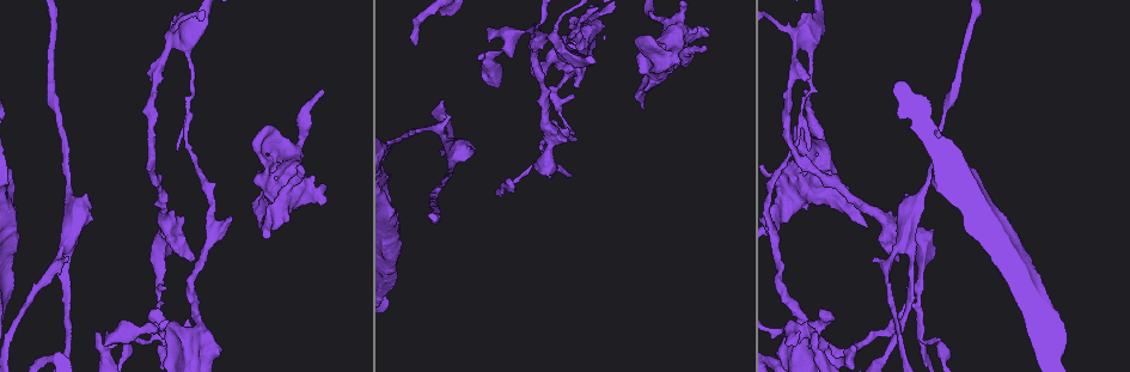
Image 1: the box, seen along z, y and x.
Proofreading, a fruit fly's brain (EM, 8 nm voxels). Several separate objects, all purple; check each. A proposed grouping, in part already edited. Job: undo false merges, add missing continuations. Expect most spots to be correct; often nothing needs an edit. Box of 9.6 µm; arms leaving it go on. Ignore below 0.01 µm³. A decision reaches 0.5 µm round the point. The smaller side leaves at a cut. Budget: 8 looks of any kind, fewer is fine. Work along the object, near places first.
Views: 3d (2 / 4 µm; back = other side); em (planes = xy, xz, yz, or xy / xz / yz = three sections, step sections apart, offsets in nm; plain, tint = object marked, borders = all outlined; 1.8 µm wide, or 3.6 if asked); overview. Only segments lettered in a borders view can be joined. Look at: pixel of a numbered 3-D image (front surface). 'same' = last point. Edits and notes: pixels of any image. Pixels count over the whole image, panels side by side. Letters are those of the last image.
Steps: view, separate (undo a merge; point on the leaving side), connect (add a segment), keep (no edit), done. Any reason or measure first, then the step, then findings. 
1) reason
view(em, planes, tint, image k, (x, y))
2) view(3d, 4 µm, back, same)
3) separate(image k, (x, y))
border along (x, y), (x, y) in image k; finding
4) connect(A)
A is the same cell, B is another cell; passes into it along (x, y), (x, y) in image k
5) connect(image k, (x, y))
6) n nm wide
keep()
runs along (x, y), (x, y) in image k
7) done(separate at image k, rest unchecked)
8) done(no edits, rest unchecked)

free end
view(3d, 2 µm, image 1, (706, 46))

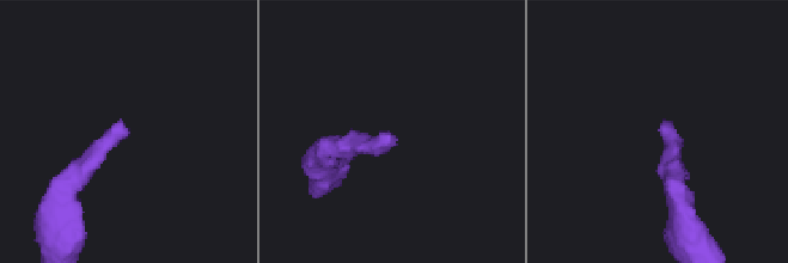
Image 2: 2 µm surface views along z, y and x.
view(em, planes, plain, image 2, (122, 121))

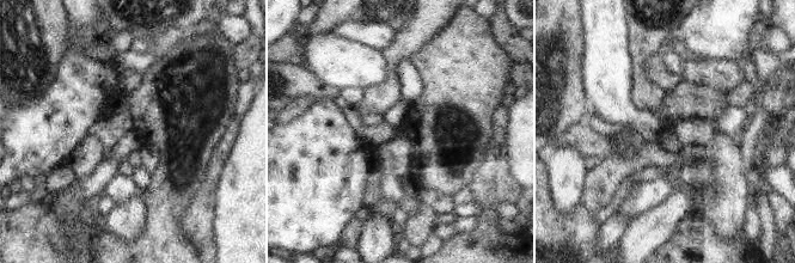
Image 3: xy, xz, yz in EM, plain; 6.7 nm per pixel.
see the neighbours
view(em, planes, borders, same)

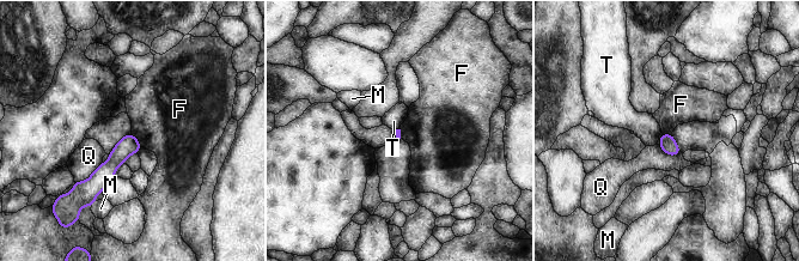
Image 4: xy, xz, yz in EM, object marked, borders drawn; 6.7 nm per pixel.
keep()
F, M, Q and T are other cells; border along (671, 133), (664, 133), (658, 144) in image 4; no lettered segment goes on from it

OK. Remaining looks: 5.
view(3d, 4 µm, image 1, (809, 51))

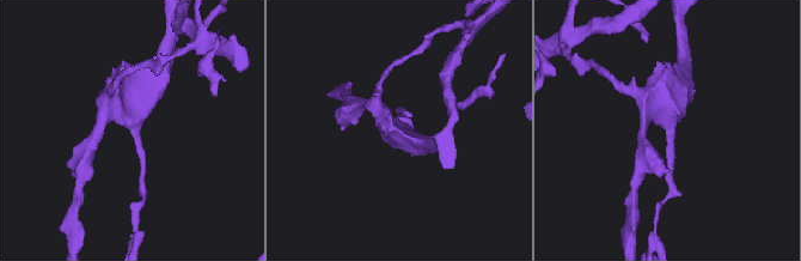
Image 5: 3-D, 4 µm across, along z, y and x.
need the tissue
view(em, planes, plain, image 5, (131, 124))

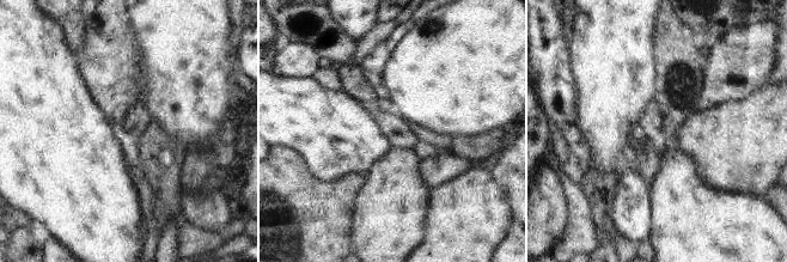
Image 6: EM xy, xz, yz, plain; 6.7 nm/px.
view(em, planes, borders, same)

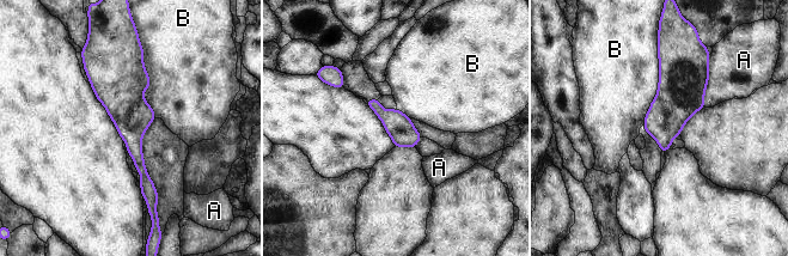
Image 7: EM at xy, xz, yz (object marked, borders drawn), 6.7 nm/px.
B touches over 550 nm
keep()
A and B are other cells; all the same cell

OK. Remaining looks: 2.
an open end
view(em, 3.6 µm, planes, borders, image 1, (786, 345))

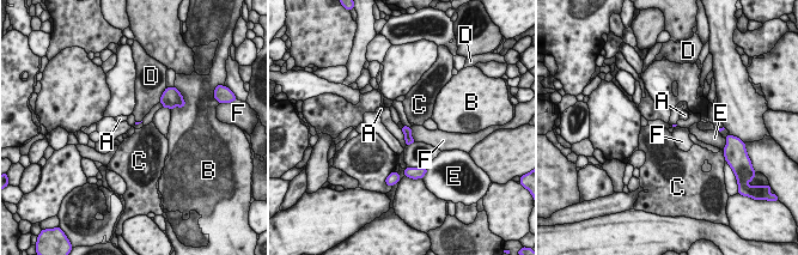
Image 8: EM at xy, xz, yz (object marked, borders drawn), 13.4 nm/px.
F touches over 220 nm
keep()
A, B, C, D, E and F are other cells; border along (162, 93), (158, 102) in image 8; no lettered segment goes on from it

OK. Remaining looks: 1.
done(no edits, rest unchecked)

